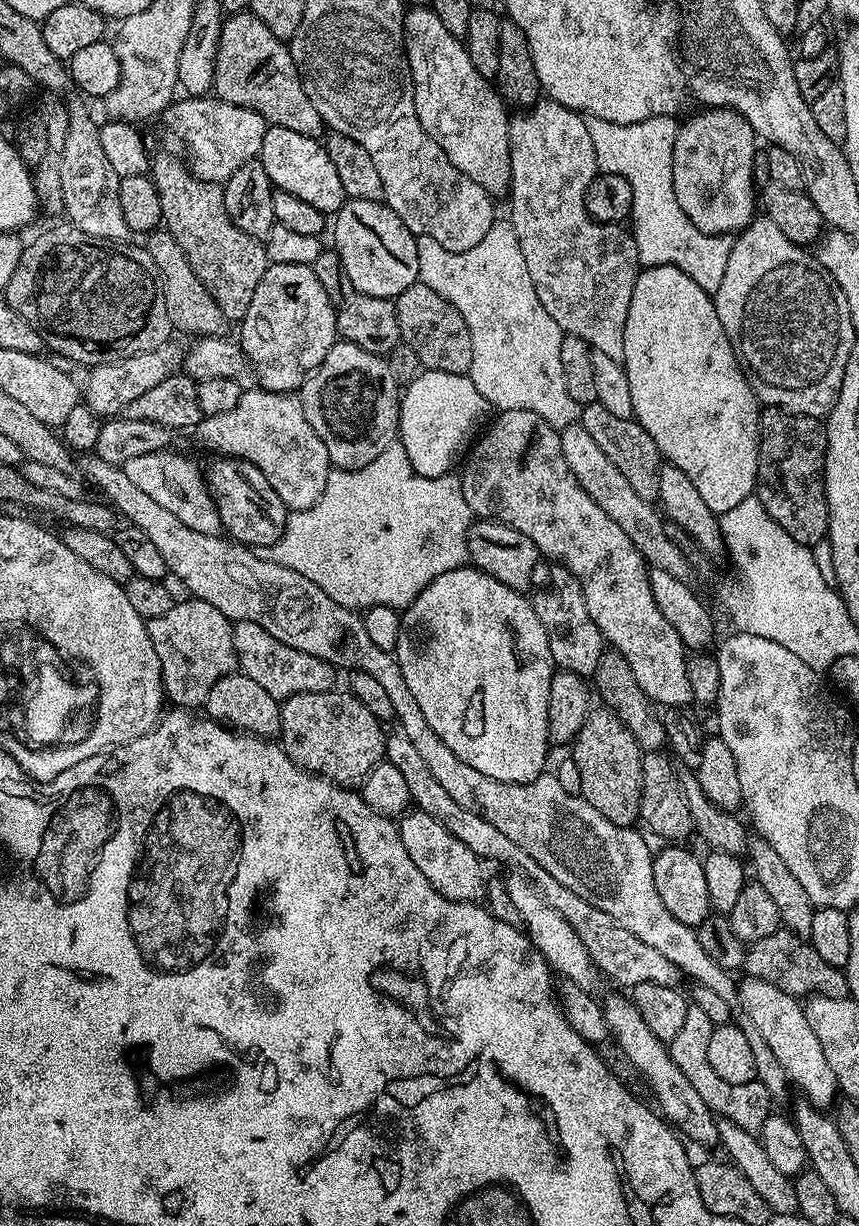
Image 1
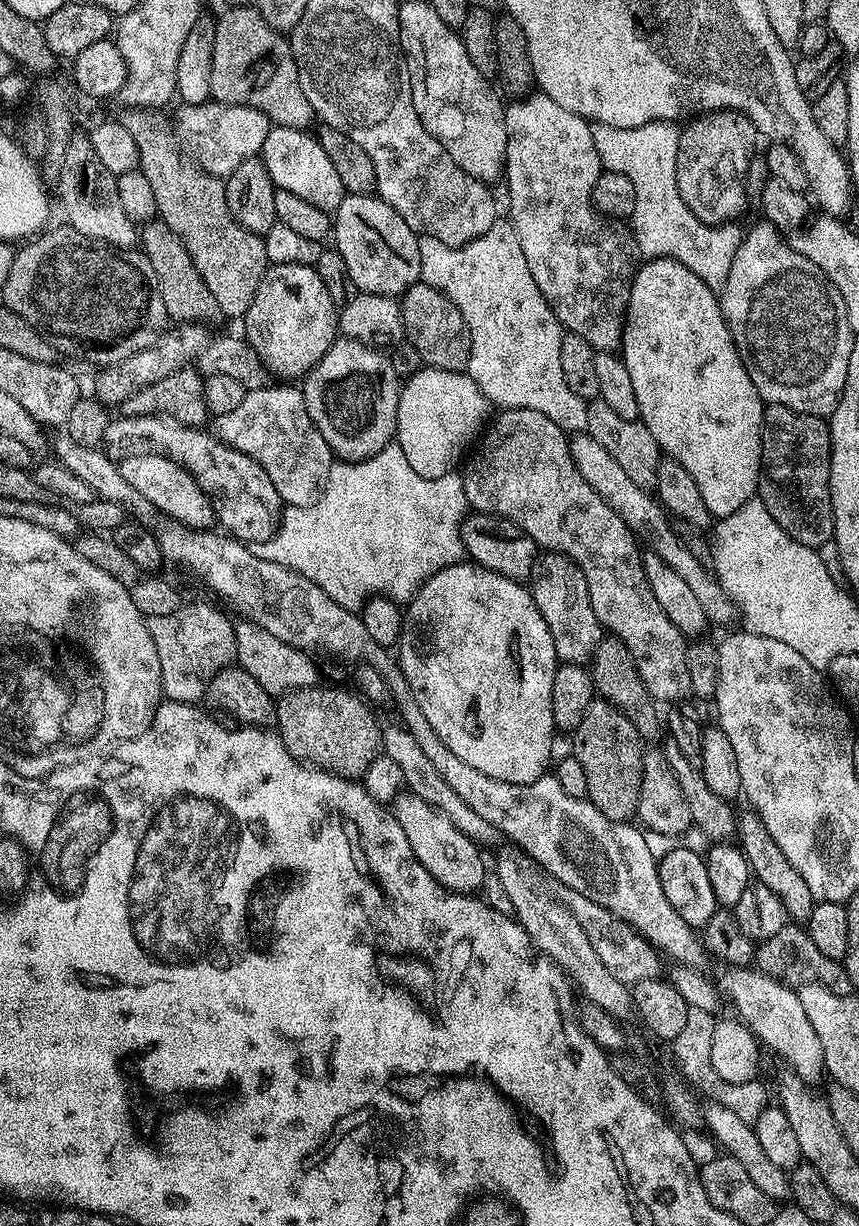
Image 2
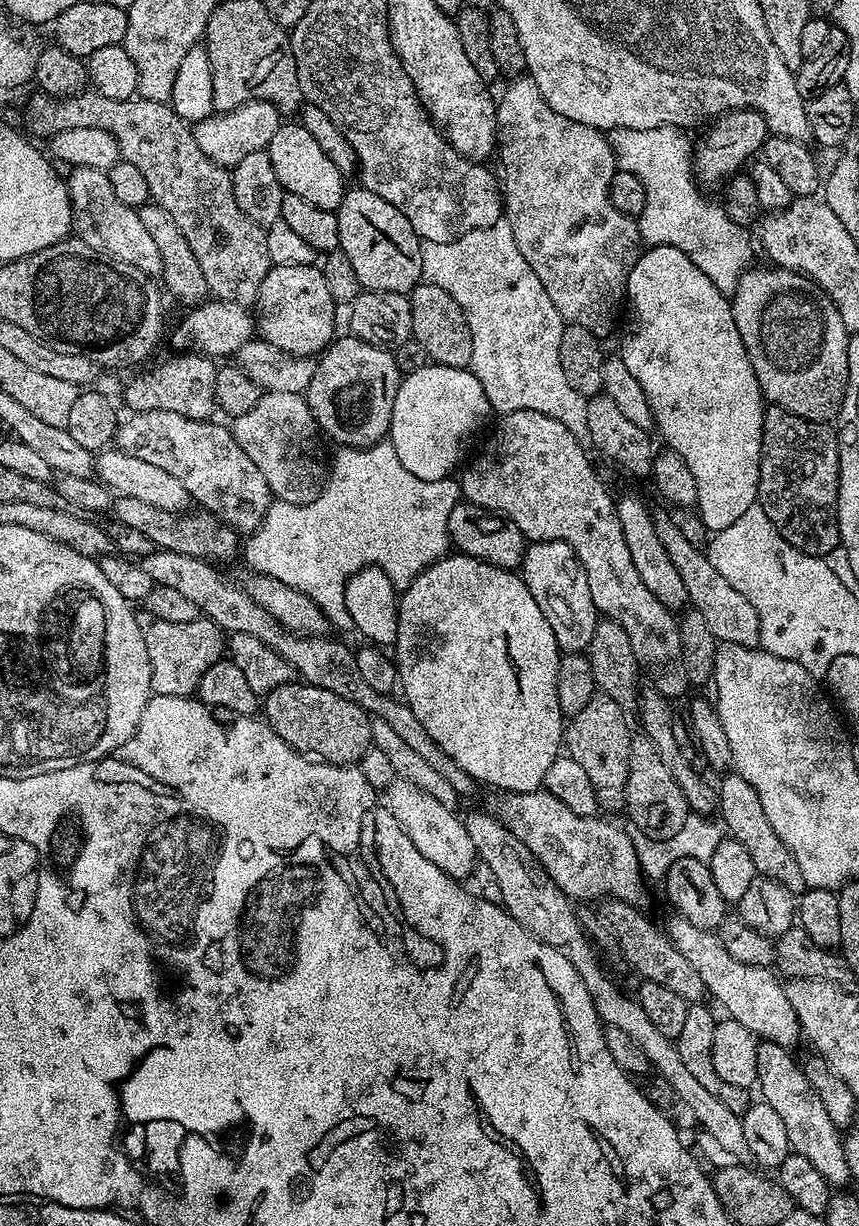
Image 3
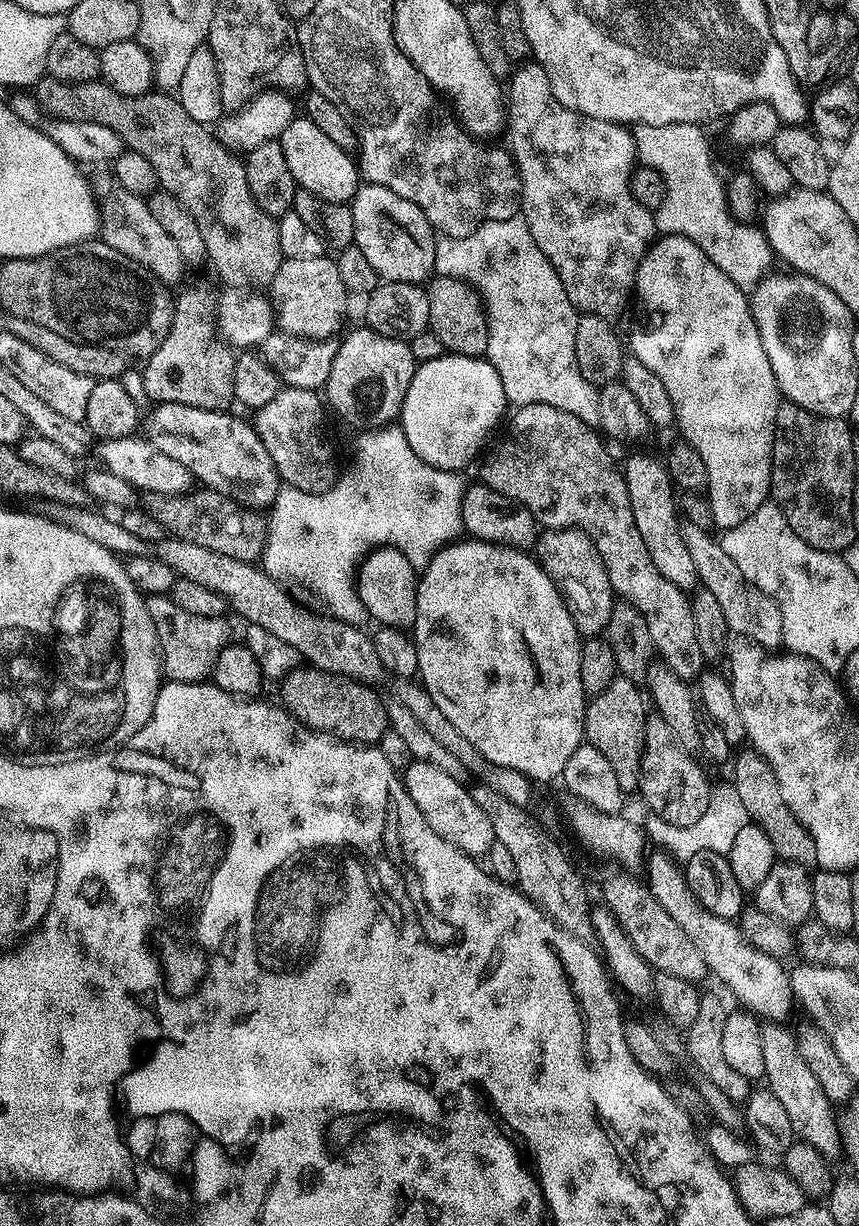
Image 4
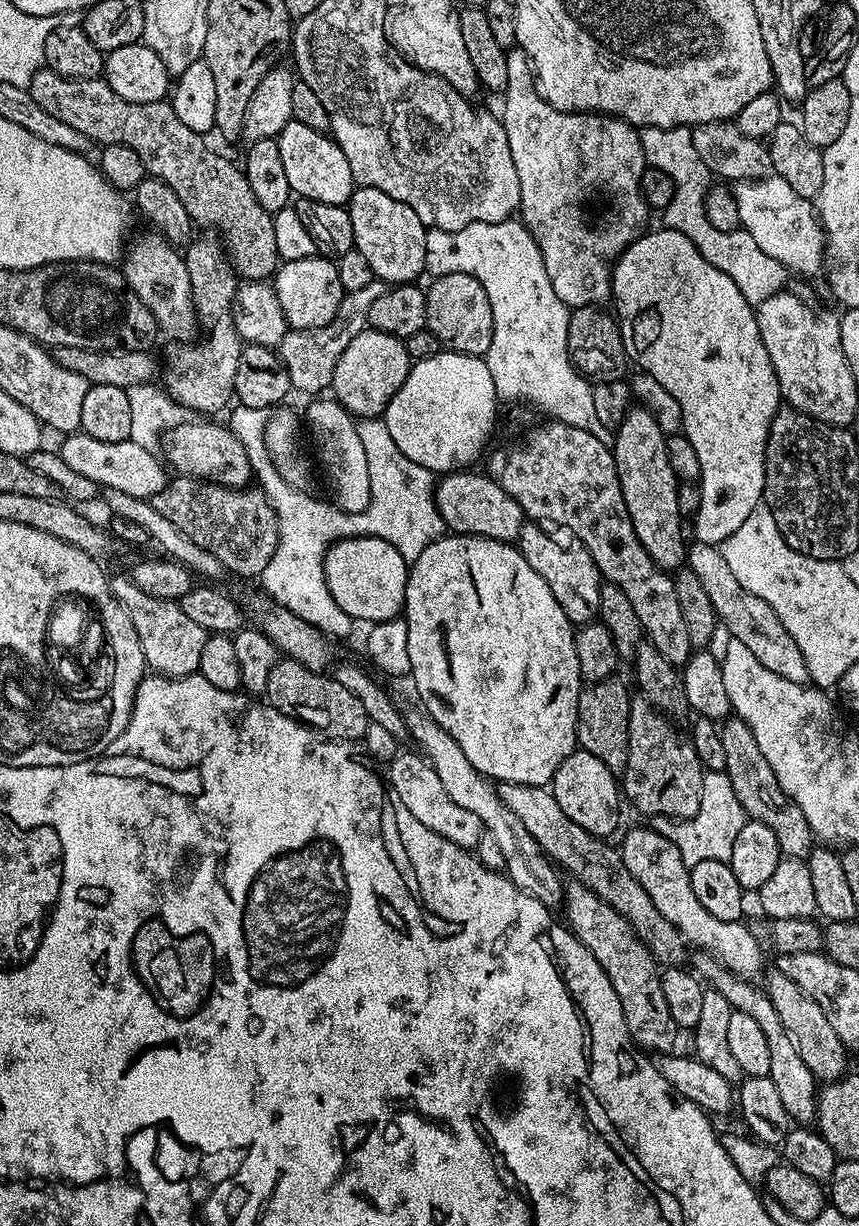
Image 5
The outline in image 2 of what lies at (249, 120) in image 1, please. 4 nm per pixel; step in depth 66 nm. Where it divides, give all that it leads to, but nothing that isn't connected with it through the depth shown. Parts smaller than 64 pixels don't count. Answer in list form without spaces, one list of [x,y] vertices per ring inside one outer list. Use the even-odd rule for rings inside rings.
[[[215,102],[186,104],[179,110],[181,111],[180,124],[178,120],[179,131],[185,137],[188,135],[200,147],[199,159],[210,174],[227,178],[234,170],[238,170],[238,166],[242,166],[244,160],[251,160],[263,153],[266,134],[270,127],[266,114],[247,106]]]

